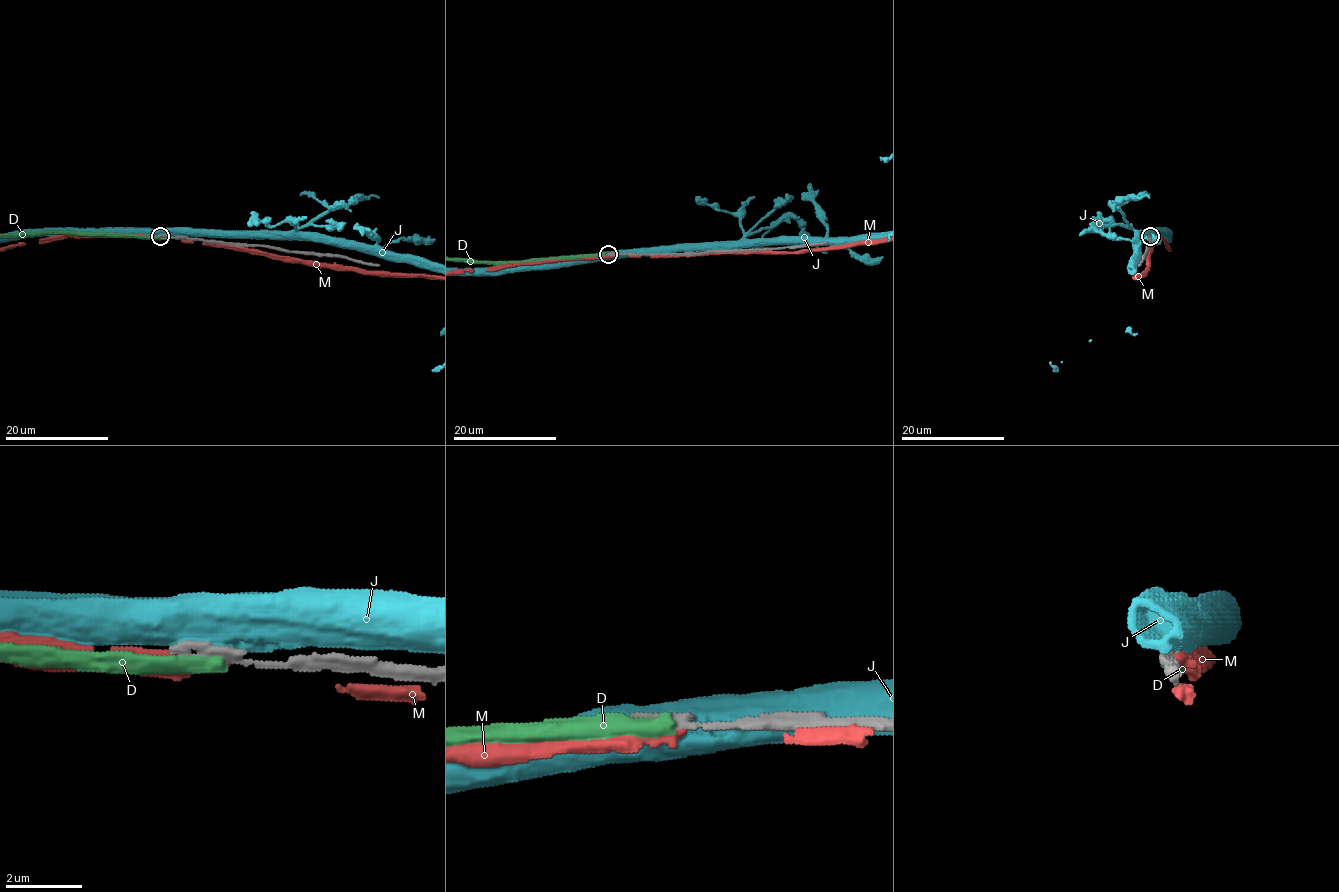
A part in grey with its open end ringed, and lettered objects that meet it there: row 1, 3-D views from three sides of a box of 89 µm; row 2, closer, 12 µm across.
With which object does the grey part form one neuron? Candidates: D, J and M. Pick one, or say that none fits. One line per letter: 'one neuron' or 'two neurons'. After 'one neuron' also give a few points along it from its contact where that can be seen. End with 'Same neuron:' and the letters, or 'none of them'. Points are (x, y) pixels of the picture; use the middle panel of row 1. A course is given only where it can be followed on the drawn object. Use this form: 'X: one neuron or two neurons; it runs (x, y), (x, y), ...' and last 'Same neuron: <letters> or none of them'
D: two neurons
J: two neurons
M: two neurons
Same neuron: none of them

